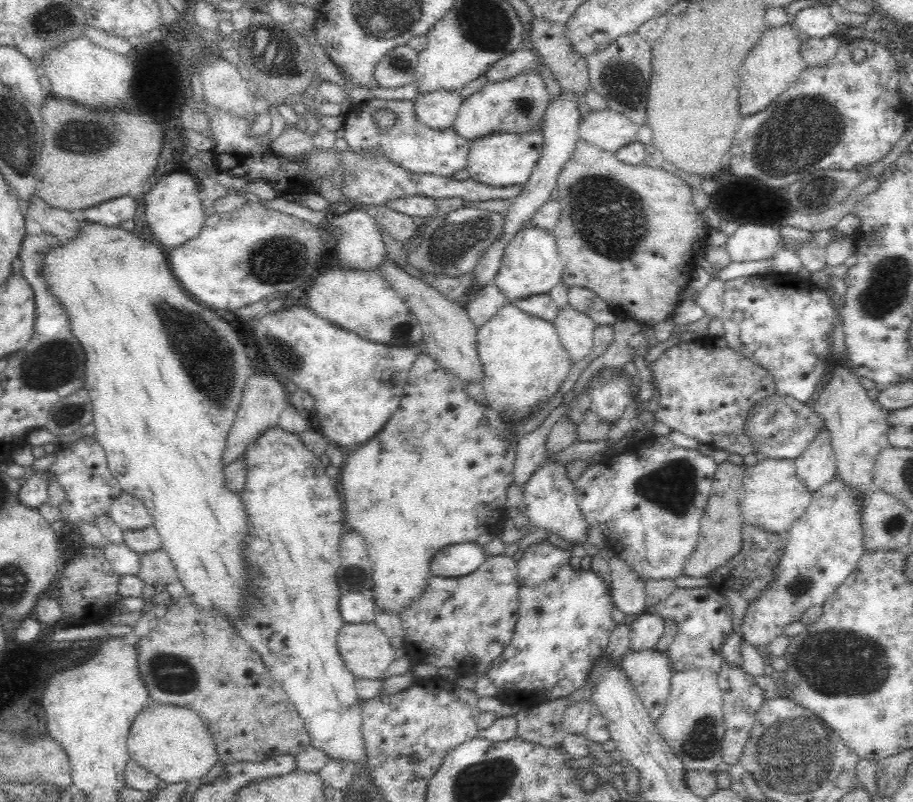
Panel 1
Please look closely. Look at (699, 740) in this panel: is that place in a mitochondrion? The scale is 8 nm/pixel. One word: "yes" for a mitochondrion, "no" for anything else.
yes

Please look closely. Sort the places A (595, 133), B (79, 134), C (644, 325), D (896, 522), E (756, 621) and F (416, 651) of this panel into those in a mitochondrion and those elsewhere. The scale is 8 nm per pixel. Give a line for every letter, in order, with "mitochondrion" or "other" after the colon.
A: other
B: mitochondrion
C: other
D: mitochondrion
E: other
F: other

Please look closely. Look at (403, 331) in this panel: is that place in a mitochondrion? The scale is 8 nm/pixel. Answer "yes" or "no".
yes

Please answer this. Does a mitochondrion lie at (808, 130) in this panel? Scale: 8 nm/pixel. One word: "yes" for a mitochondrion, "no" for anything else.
yes

